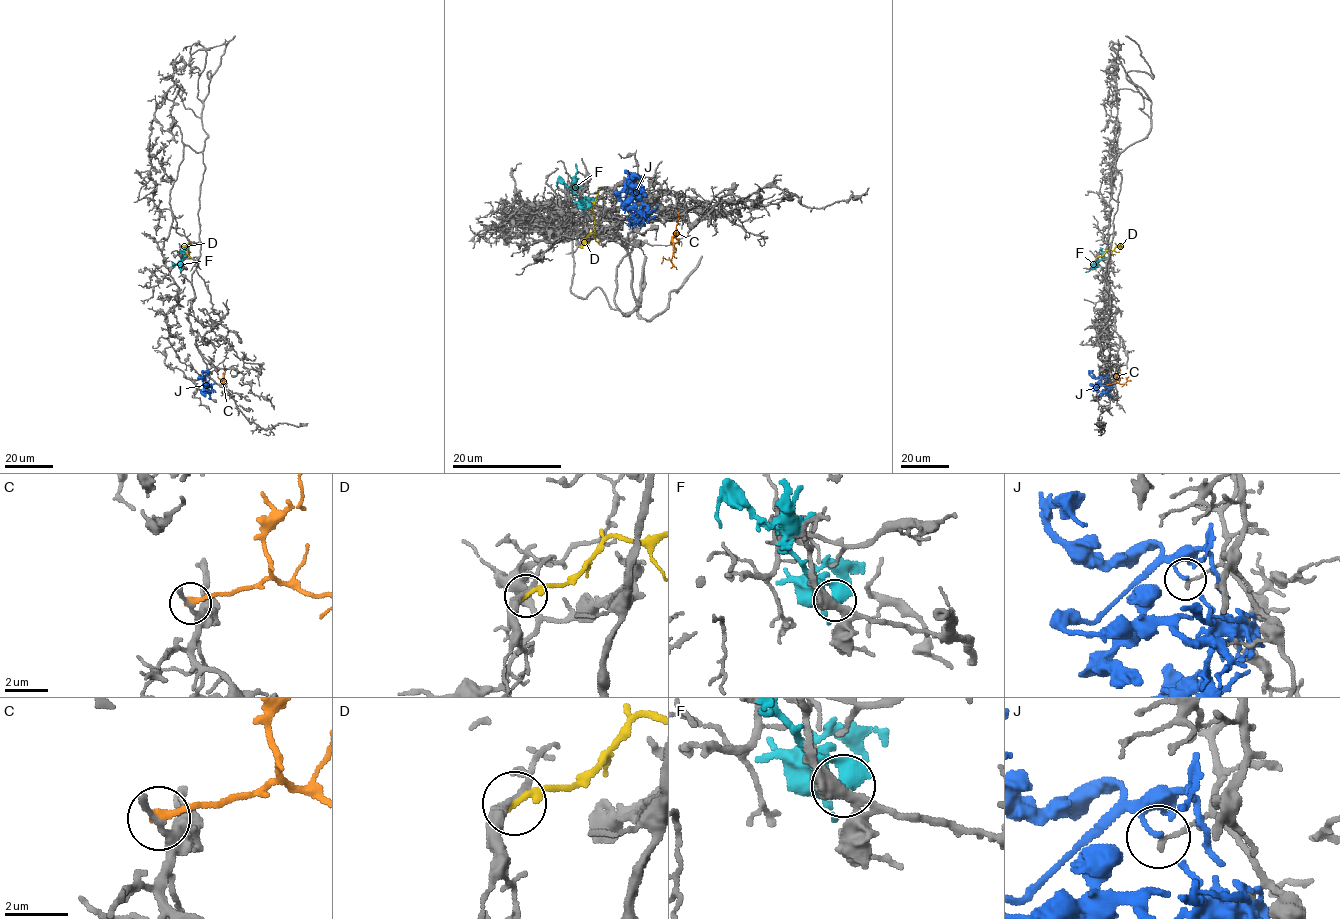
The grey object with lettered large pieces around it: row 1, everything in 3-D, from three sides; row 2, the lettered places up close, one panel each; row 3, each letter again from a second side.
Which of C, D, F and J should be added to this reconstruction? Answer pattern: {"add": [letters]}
{"add": []}

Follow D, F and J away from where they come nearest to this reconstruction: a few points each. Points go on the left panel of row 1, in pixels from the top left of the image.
D: (190, 257), (188, 248), (182, 245)
F: (185, 257), (180, 260), (180, 272)
J: (204, 380), (203, 383), (208, 386), (205, 389), (211, 392)

